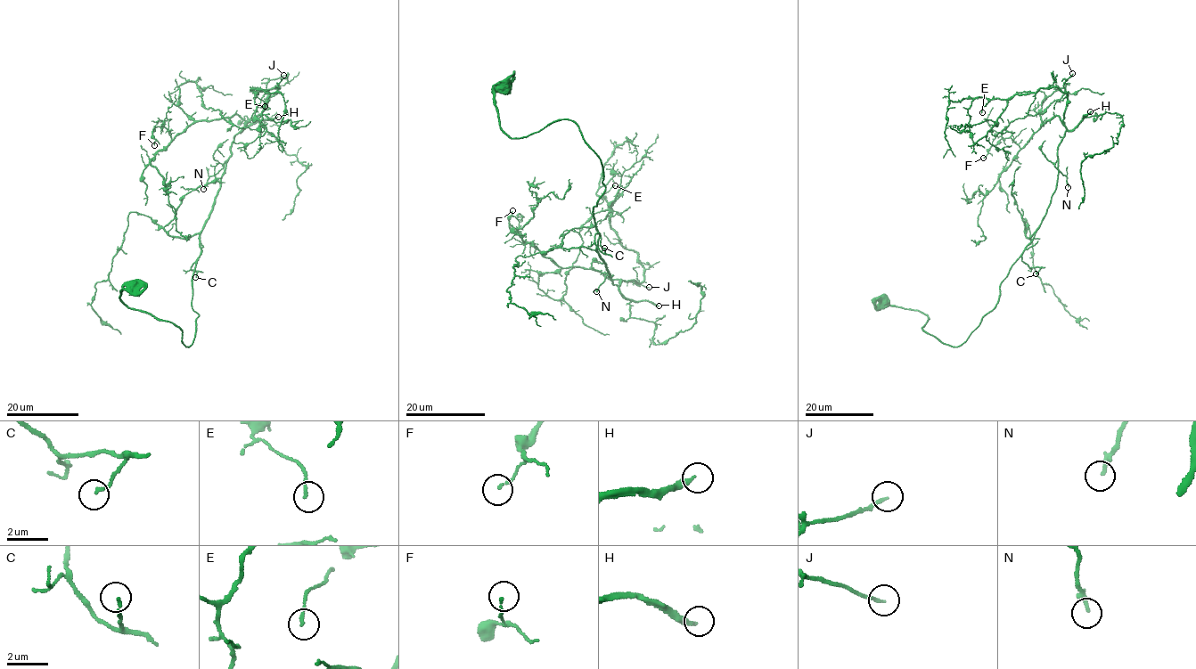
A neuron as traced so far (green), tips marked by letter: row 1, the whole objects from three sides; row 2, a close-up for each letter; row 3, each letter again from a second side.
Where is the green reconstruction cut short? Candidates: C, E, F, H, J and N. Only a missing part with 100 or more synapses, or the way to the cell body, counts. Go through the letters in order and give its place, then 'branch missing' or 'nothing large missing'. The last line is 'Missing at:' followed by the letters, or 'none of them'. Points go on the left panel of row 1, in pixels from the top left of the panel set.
C: at (195, 277); nothing large missing
E: at (265, 106); nothing large missing
F: at (154, 145); nothing large missing
H: at (278, 117); branch missing
J: at (283, 75); nothing large missing
N: at (203, 189); nothing large missing
Missing at: H

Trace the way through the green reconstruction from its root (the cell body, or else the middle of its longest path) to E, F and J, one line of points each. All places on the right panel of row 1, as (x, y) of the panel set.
E: (881, 302), (918, 310), (924, 330), (959, 346), (1032, 240), (1057, 185), (1068, 96), (1041, 87), (982, 112)
F: (881, 302), (923, 313), (924, 330), (953, 346), (996, 305), (1055, 190), (1064, 124), (1055, 116), (983, 158)
J: (881, 302), (923, 313), (924, 330), (953, 346), (996, 305), (1000, 282), (1055, 190), (1063, 83), (1072, 73)

